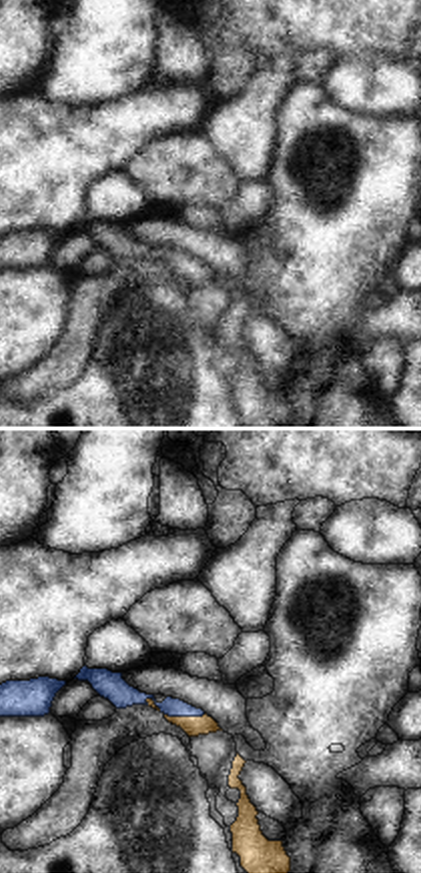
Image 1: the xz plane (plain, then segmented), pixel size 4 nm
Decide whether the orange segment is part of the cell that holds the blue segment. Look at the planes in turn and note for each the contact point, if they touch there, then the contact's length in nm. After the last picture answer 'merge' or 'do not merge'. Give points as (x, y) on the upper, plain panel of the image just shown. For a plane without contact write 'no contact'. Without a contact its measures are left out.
contact (185, 267); length 170 nm

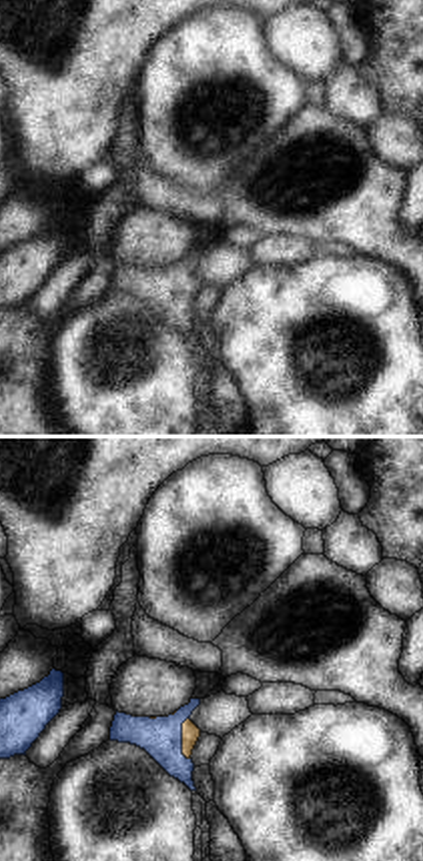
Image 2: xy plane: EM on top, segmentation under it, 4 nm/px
contact (181, 291); length 180 nm

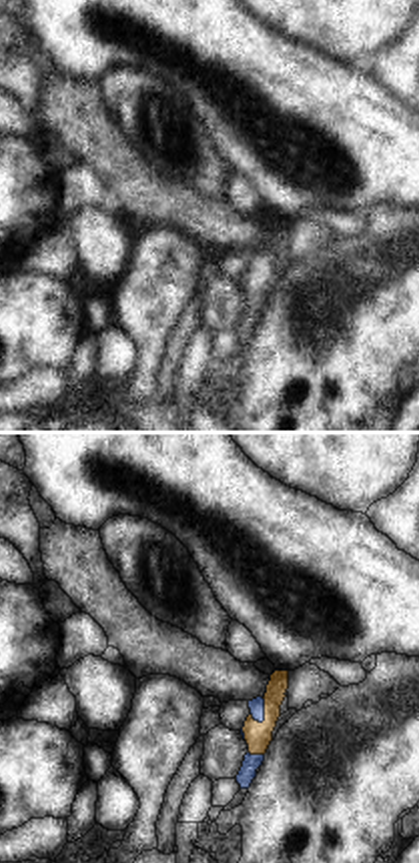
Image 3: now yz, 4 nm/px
contact (263, 263); length 110 nm

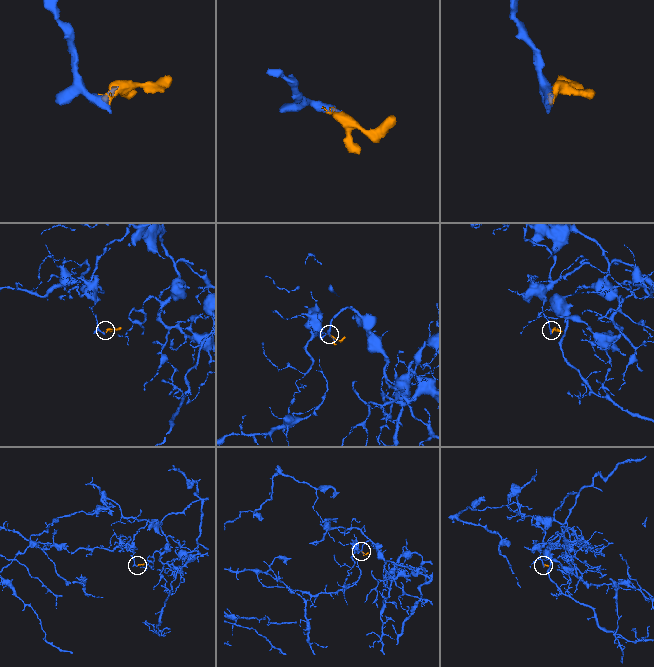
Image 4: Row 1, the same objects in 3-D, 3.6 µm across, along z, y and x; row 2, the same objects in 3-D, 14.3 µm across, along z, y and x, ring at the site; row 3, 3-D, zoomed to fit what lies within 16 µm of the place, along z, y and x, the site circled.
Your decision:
merge

